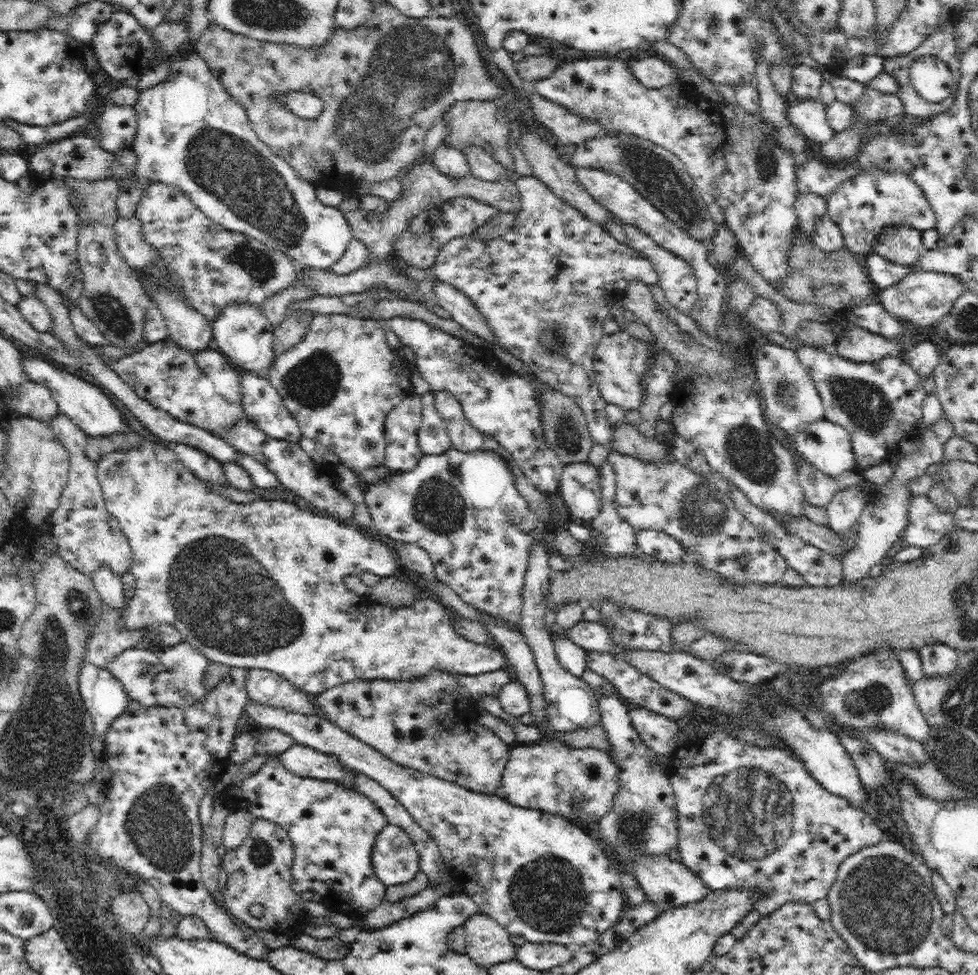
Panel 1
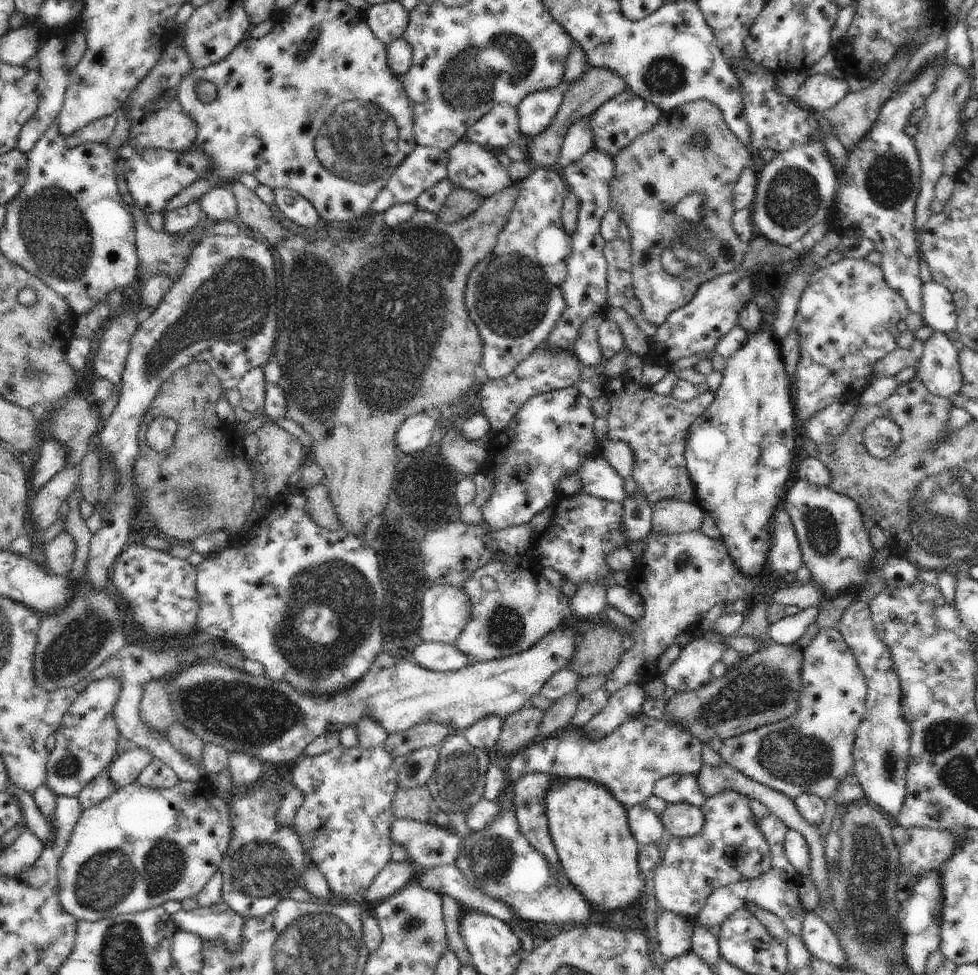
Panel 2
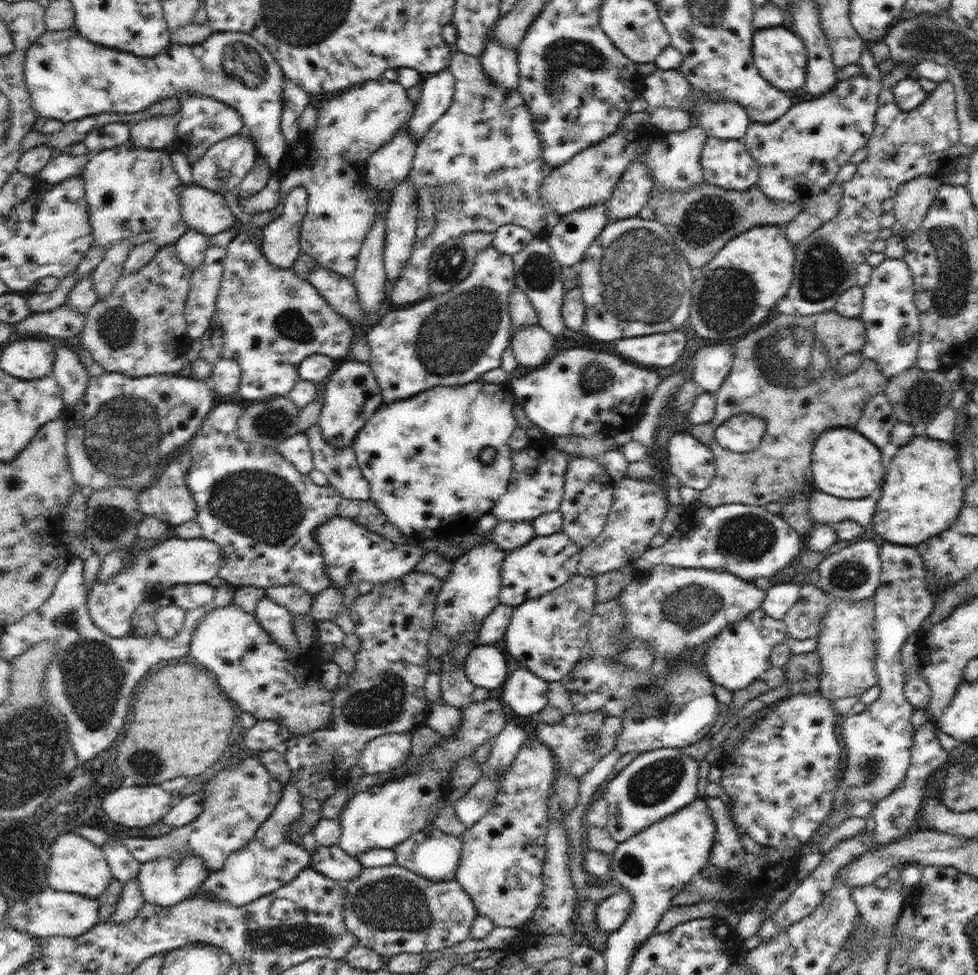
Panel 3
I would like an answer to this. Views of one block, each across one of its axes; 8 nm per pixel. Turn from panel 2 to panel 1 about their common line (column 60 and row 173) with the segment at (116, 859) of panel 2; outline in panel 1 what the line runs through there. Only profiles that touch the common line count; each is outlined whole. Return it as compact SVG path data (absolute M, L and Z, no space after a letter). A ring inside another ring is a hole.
M876 166L842 182L842 186L832 191L826 200L828 215L839 226L845 247L857 257L872 253L878 234L886 226L910 226L925 231L935 229L938 224L926 195L906 174L883 172Z

